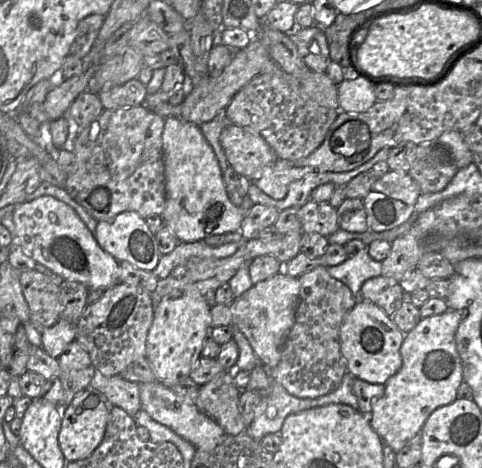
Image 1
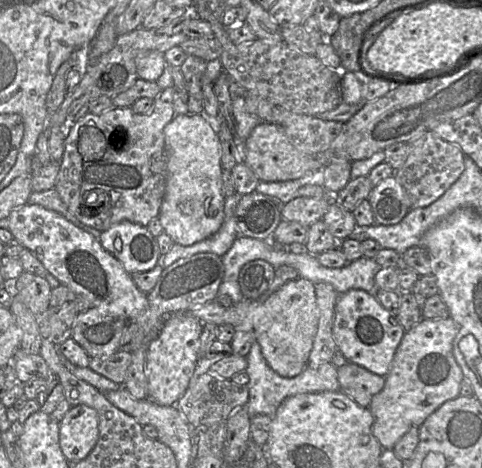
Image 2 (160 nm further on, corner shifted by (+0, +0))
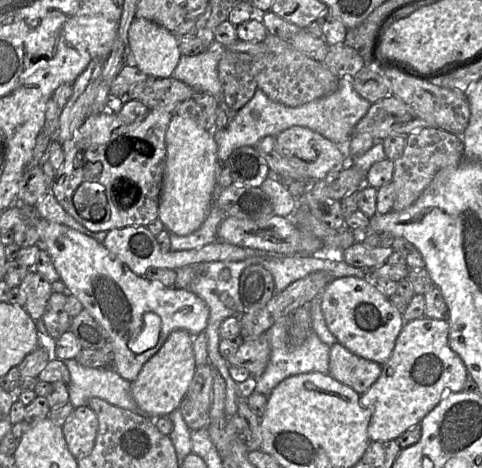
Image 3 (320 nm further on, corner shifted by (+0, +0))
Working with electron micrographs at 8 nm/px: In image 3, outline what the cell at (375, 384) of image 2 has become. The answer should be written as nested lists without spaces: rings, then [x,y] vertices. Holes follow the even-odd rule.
[[[339,342],[331,346],[329,374],[358,394],[364,394],[381,373],[380,364],[353,354]]]

